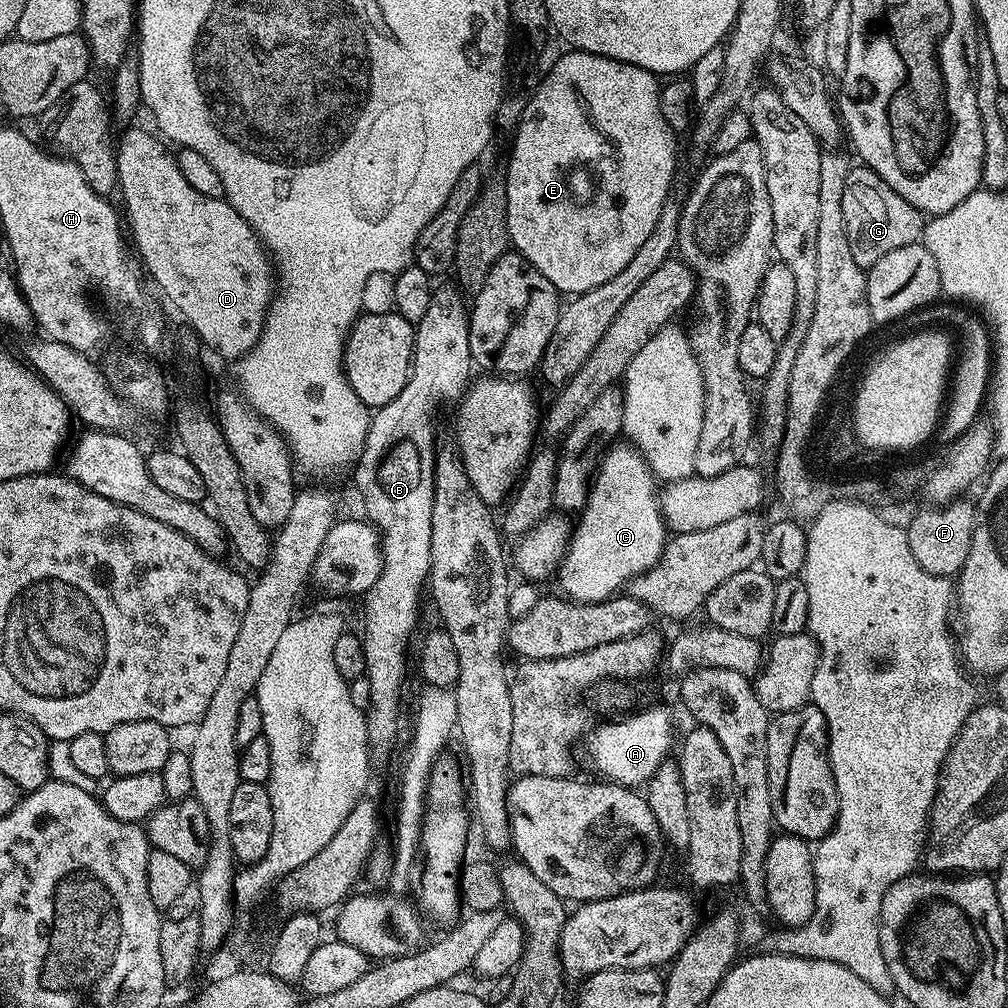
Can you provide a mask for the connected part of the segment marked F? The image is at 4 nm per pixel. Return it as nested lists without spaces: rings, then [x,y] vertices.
[[[957,498],[939,506],[927,506],[928,508],[922,509],[909,524],[906,524],[908,541],[910,542],[910,554],[914,554],[918,566],[922,566],[922,570],[926,570],[935,576],[952,578],[963,568],[966,562],[966,554],[970,554],[972,535],[976,525],[976,509],[971,503],[967,504],[966,501],[967,499]]]

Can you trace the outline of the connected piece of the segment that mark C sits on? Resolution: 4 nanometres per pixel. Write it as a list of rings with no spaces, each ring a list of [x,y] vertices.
[[[627,442],[613,443],[601,456],[592,477],[588,501],[584,503],[578,519],[580,521],[577,524],[575,521],[571,529],[568,548],[564,551],[564,561],[558,569],[561,588],[559,591],[577,604],[603,604],[605,600],[611,600],[623,589],[620,588],[623,584],[625,587],[635,576],[641,576],[660,561],[664,546],[670,539],[660,506],[658,480],[652,475],[650,466],[639,450]]]

